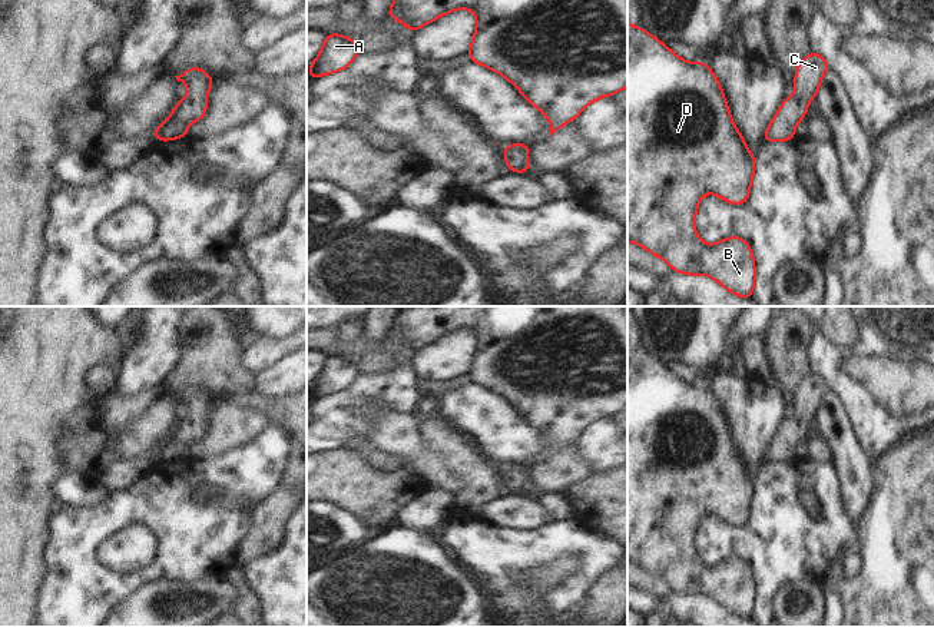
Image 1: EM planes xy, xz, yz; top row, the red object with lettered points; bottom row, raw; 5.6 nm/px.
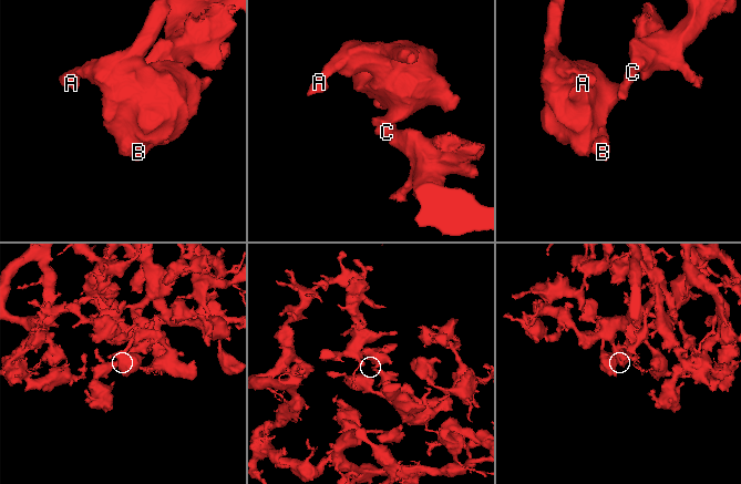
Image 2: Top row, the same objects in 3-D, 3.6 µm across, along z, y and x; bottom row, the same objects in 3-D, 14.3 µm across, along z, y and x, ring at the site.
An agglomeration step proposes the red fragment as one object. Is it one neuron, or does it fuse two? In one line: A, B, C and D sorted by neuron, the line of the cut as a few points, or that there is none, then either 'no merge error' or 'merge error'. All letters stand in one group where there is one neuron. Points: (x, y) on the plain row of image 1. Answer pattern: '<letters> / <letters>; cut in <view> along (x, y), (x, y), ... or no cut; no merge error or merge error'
A B C D; no cut; no merge error

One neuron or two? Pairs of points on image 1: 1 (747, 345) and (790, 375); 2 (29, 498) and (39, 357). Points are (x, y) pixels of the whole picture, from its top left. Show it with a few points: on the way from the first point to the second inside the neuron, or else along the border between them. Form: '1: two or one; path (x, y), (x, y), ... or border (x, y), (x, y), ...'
1: two; border (764, 345), (774, 377)
2: one; path (29, 463), (29, 392)

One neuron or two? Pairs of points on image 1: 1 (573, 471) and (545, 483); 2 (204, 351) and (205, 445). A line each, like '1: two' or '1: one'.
1: one
2: two

